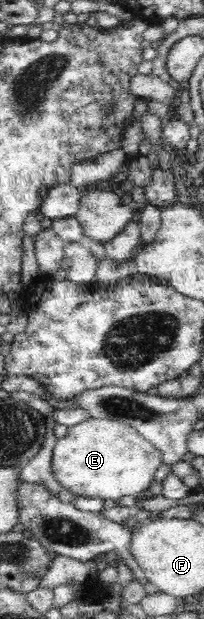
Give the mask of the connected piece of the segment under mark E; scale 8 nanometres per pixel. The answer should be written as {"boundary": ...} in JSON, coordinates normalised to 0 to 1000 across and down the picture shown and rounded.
{"boundary":[[[417,677],[333,690],[328,701],[275,711],[250,725],[250,763],[294,790],[324,790],[368,803],[569,806],[696,801],[755,775],[765,759],[794,751],[779,729],[691,701],[613,683],[534,677]]]}

